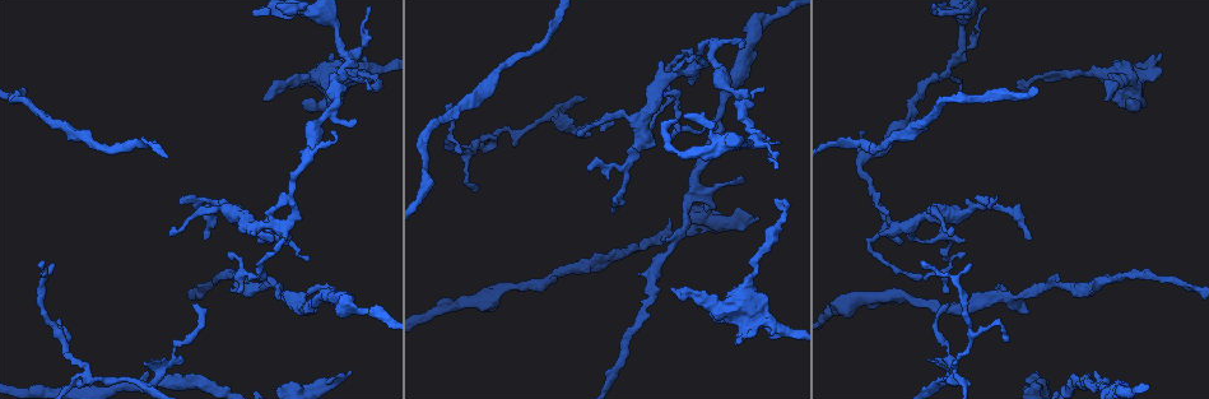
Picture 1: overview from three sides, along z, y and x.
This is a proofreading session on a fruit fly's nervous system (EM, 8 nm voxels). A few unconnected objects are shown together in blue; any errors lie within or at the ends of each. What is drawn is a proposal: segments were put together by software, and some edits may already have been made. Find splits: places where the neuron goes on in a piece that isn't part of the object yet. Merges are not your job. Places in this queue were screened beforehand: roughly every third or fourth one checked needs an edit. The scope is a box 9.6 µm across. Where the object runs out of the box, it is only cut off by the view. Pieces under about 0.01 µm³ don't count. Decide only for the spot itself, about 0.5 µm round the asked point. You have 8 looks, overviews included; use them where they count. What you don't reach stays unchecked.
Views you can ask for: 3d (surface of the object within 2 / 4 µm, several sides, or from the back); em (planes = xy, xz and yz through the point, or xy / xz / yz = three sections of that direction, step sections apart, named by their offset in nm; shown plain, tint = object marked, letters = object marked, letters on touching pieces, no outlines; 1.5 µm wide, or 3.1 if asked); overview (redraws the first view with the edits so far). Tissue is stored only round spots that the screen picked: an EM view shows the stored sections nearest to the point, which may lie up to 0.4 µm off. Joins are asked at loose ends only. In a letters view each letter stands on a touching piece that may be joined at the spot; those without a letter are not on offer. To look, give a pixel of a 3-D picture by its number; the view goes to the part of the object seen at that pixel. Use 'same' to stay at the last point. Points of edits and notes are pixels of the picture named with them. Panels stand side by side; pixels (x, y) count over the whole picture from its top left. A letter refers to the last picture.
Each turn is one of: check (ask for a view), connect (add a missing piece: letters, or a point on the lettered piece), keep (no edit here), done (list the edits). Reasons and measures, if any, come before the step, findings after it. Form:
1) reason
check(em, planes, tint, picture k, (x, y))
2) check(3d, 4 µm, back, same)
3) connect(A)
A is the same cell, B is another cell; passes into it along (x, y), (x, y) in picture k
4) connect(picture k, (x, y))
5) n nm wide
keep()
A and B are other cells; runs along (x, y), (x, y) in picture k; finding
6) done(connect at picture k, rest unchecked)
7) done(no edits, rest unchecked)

check(em, yz, step 4, letters, picture 1, (742, 181))

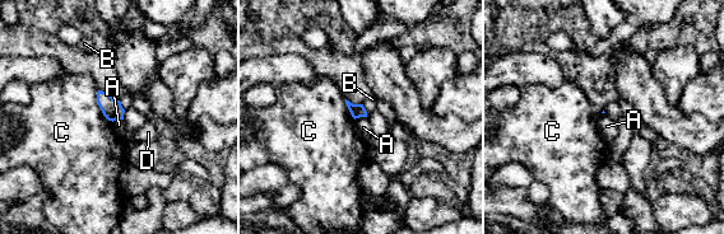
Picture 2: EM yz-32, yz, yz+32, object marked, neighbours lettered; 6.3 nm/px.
keep()
A, B, C and D are other cells; border along (362, 104), (367, 115) in picture 2; no lettered piece goes on from it

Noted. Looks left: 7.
check(3d, 4 µm, picture 1, (757, 219))

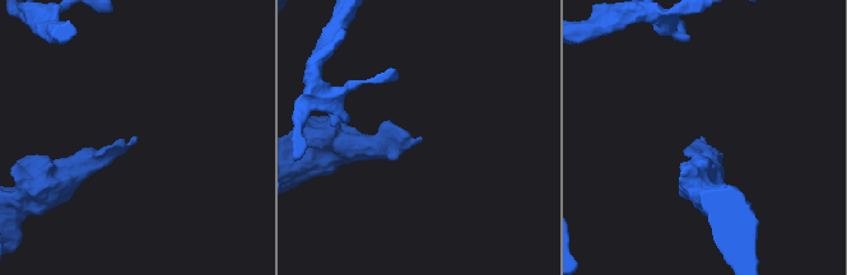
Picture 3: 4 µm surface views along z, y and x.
shape alone is not enough
check(em, planes, letters, picture 3, (701, 140))

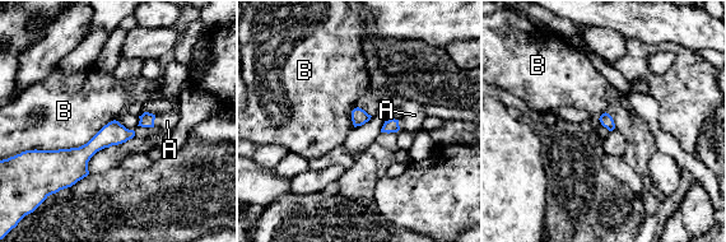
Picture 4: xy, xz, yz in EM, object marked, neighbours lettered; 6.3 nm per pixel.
B touches over 550 nm
connect(A)
A is the same cell, B is another cell; passes into it along (147, 120), (153, 121), (167, 121) in picture 4; it goes on there

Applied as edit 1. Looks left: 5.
tapers out
check(3d, 4 µm, picture 1, (680, 130))

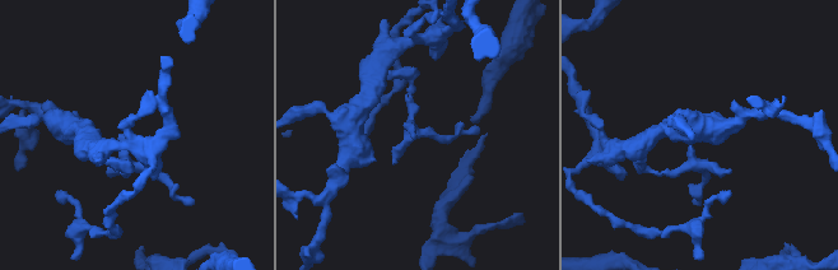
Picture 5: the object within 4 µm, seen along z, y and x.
check(em, planes, letters, picture 5, (413, 138))

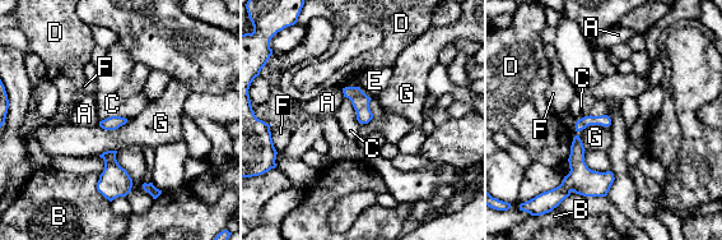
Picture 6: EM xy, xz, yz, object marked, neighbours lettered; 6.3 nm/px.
80 nm wide
keep()
A, B, C, D, E, F and G are other cells; border along (126, 118), (107, 116), (99, 121) in picture 6; no lettered piece goes on from it

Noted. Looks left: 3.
done(connect at picture 4, rest unchecked)

